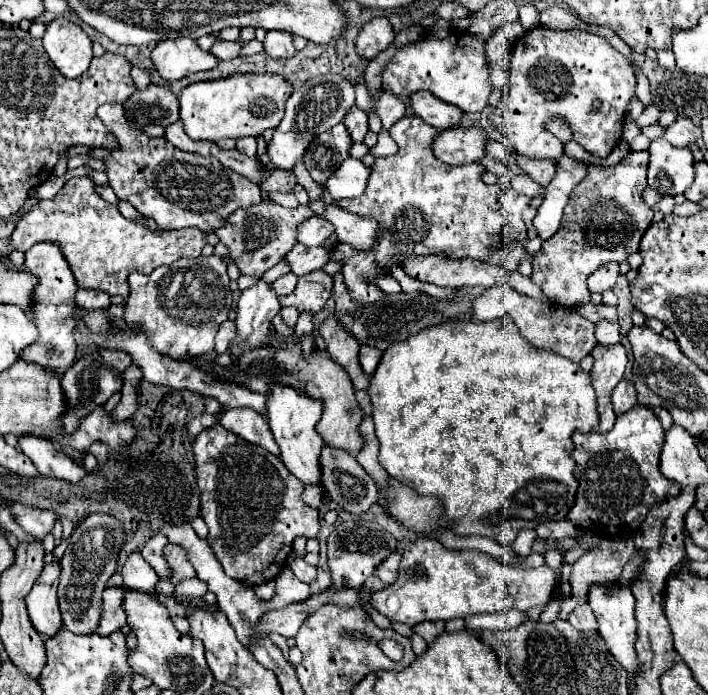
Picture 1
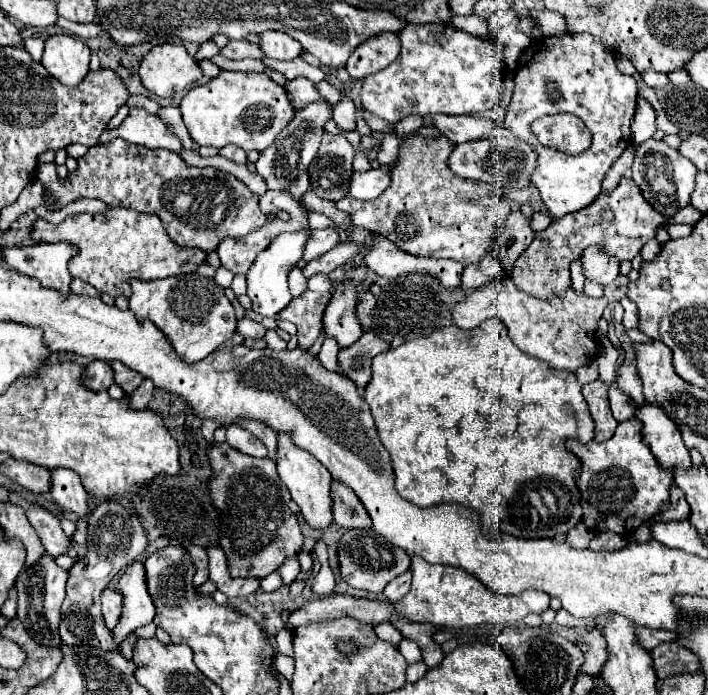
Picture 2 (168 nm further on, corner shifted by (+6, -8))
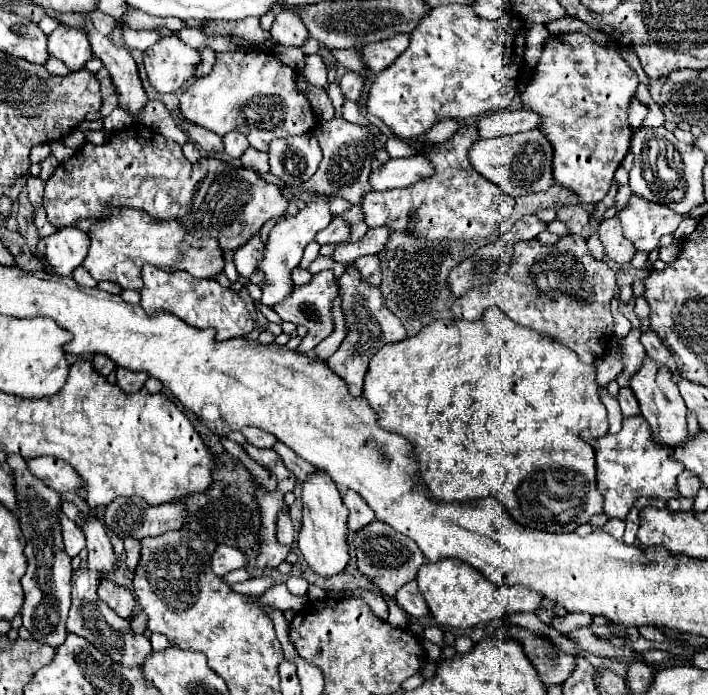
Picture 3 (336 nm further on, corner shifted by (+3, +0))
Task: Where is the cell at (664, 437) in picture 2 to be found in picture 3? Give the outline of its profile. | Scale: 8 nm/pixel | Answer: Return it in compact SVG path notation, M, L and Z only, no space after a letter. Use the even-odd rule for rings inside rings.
M644 357L640 369L630 379L630 389L634 391L634 395L640 403L642 417L650 423L652 439L656 443L674 447L676 443L682 443L686 439L686 435L688 435L686 405L684 405L684 399L678 393L678 385L672 381L672 373L670 373L668 367L662 367L660 363Z

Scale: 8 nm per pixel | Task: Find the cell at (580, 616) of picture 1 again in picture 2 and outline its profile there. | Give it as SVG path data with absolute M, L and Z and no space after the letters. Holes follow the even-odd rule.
M597 627L589 629L587 635L577 641L577 647L579 647L579 649L583 651L583 655L585 655L585 663L583 663L581 671L585 671L585 673L589 673L589 675L599 675L603 663L607 661L607 651L605 651L607 643L605 643L601 631L599 631Z

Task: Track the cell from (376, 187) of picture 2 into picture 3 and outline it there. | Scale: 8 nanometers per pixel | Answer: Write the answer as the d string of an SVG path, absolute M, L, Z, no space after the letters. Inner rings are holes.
M412 155L402 159L390 159L382 169L370 173L370 185L376 191L392 189L392 187L408 187L426 179L432 173L432 163L424 159L424 155Z

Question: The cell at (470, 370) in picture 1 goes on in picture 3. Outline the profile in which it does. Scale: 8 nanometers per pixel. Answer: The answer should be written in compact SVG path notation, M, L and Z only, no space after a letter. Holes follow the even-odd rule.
M490 307L484 311L480 321L464 321L464 319L444 319L434 321L426 325L418 335L408 337L400 343L384 345L372 359L368 373L364 377L364 397L368 399L370 407L376 409L380 417L380 425L388 431L396 431L404 435L406 439L412 439L414 443L414 455L420 465L422 479L430 493L440 501L470 501L494 495L500 499L504 509L510 513L514 521L518 521L524 527L530 529L544 529L548 533L572 533L578 525L588 523L588 519L596 513L600 513L604 507L604 497L600 495L596 487L596 469L594 469L594 449L580 439L580 433L584 429L590 431L592 437L602 437L608 433L608 419L606 419L606 407L600 401L598 395L598 383L596 383L596 367L584 365L578 355L564 347L562 343L556 343L556 339L546 339L546 335L540 335L528 327L516 325L504 311L498 307Z

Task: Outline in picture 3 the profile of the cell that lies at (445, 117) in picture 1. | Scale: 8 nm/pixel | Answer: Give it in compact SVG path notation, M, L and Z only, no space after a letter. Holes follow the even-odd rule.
M498 111L488 117L482 117L478 121L478 133L482 139L488 137L500 137L500 135L512 135L528 129L540 127L542 119L538 113L532 111Z

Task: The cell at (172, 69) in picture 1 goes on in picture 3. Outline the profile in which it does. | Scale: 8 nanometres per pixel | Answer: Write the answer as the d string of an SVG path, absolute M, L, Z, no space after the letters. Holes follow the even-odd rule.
M178 35L162 37L144 51L148 81L160 93L178 91L190 77L194 77L194 65L198 63L200 53L188 47Z

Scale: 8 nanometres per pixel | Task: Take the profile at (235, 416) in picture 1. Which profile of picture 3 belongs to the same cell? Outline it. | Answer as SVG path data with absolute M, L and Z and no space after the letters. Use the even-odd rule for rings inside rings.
M244 427L244 429L242 429L242 433L246 435L248 443L252 443L252 445L256 445L256 447L268 449L268 447L276 445L276 439L274 439L274 437L270 435L270 433L262 431L262 429L254 429L254 427Z

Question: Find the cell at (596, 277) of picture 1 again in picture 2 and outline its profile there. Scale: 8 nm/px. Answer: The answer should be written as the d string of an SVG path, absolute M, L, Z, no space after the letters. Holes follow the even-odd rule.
M591 245L585 249L583 257L583 275L589 281L599 285L609 285L619 275L619 261L599 249L599 245Z

